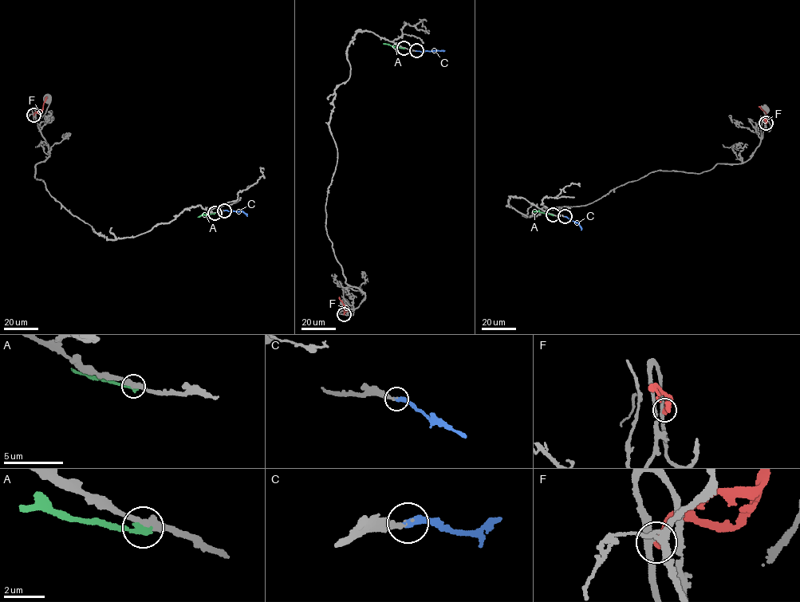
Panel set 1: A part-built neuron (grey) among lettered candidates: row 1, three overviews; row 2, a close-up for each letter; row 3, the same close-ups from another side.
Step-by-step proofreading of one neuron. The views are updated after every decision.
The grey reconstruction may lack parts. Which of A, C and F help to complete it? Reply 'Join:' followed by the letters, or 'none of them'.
Join: C

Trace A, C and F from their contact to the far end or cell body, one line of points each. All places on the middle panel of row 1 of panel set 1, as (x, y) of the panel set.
A: (403, 48), (383, 43)
C: (416, 51), (445, 50)
F: (344, 314), (348, 308), (339, 297)

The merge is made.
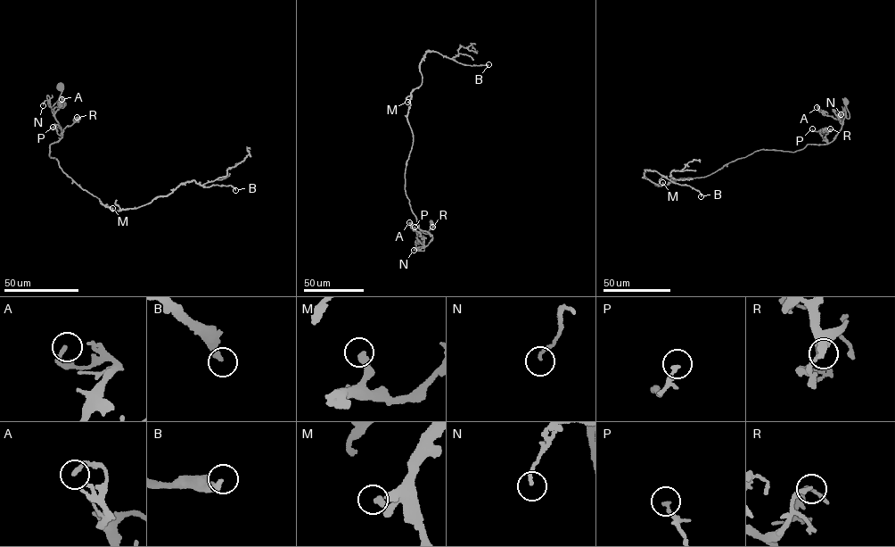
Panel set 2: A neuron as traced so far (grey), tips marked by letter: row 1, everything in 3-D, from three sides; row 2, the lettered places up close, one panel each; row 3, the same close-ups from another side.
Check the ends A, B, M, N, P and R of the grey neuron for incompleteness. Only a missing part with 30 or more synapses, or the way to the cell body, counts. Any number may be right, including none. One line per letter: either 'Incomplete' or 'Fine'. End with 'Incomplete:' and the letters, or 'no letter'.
A: Fine
B: Incomplete
M: Fine
N: Fine
P: Fine
R: Fine
Incomplete: B

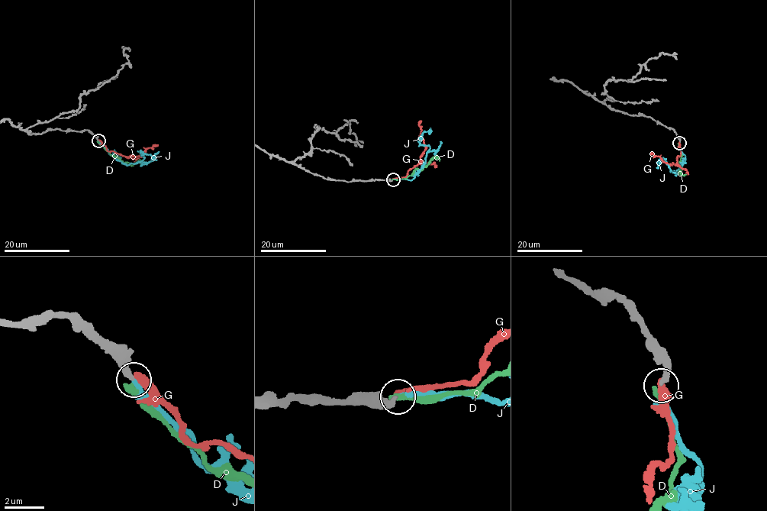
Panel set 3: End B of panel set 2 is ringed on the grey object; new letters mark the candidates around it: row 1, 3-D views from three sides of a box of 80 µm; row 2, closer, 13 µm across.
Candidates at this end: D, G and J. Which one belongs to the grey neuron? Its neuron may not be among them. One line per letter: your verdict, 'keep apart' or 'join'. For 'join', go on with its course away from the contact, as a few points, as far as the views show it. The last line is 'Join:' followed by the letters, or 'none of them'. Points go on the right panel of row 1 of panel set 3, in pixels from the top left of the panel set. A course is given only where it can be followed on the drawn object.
D: keep apart
G: keep apart
J: join | via (678, 142), (684, 159), (676, 171), (671, 172), (662, 158), (659, 158), (659, 165), (659, 161)
Join: J

